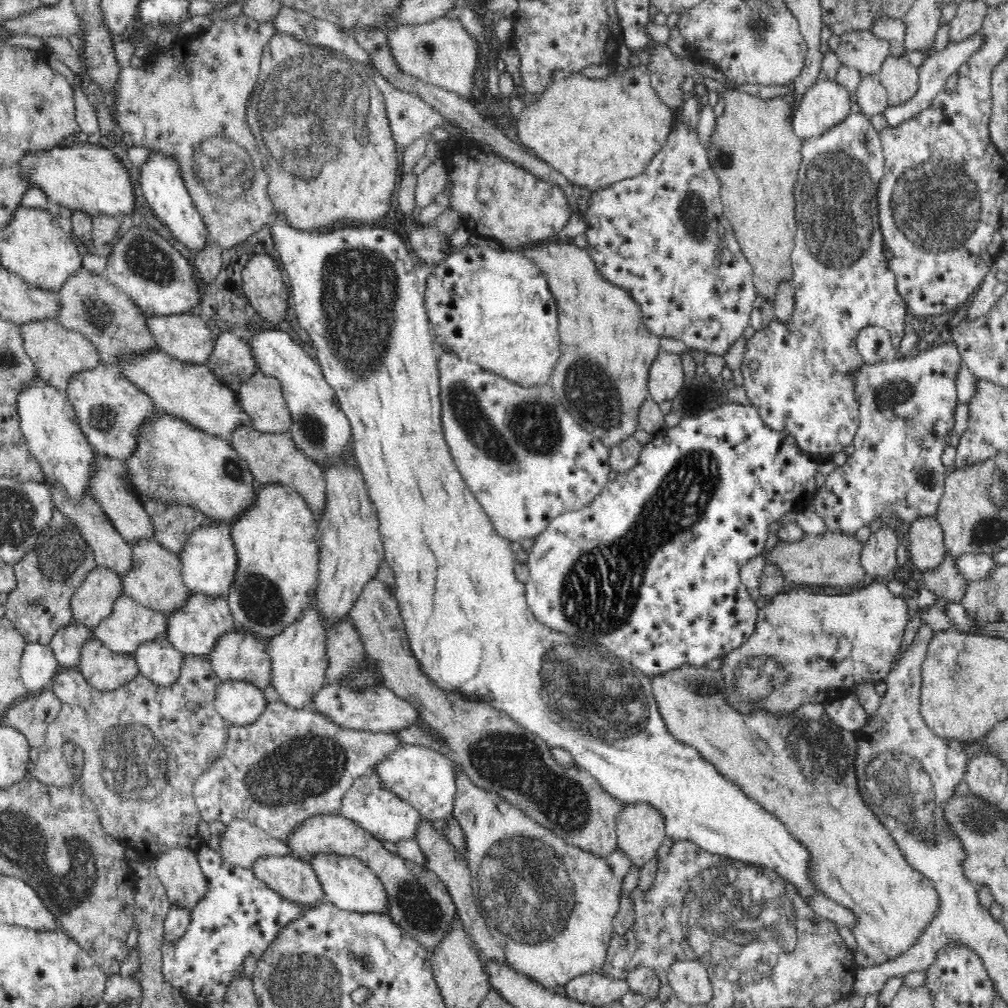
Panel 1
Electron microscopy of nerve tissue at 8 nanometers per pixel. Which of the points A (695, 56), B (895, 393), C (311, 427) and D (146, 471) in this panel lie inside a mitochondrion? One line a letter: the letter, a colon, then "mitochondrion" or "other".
A: other
B: mitochondrion
C: mitochondrion
D: mitochondrion

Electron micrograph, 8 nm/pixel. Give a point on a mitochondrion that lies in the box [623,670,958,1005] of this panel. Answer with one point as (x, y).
(747, 926)

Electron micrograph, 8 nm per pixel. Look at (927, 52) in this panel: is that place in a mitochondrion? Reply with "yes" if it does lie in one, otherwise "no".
no

